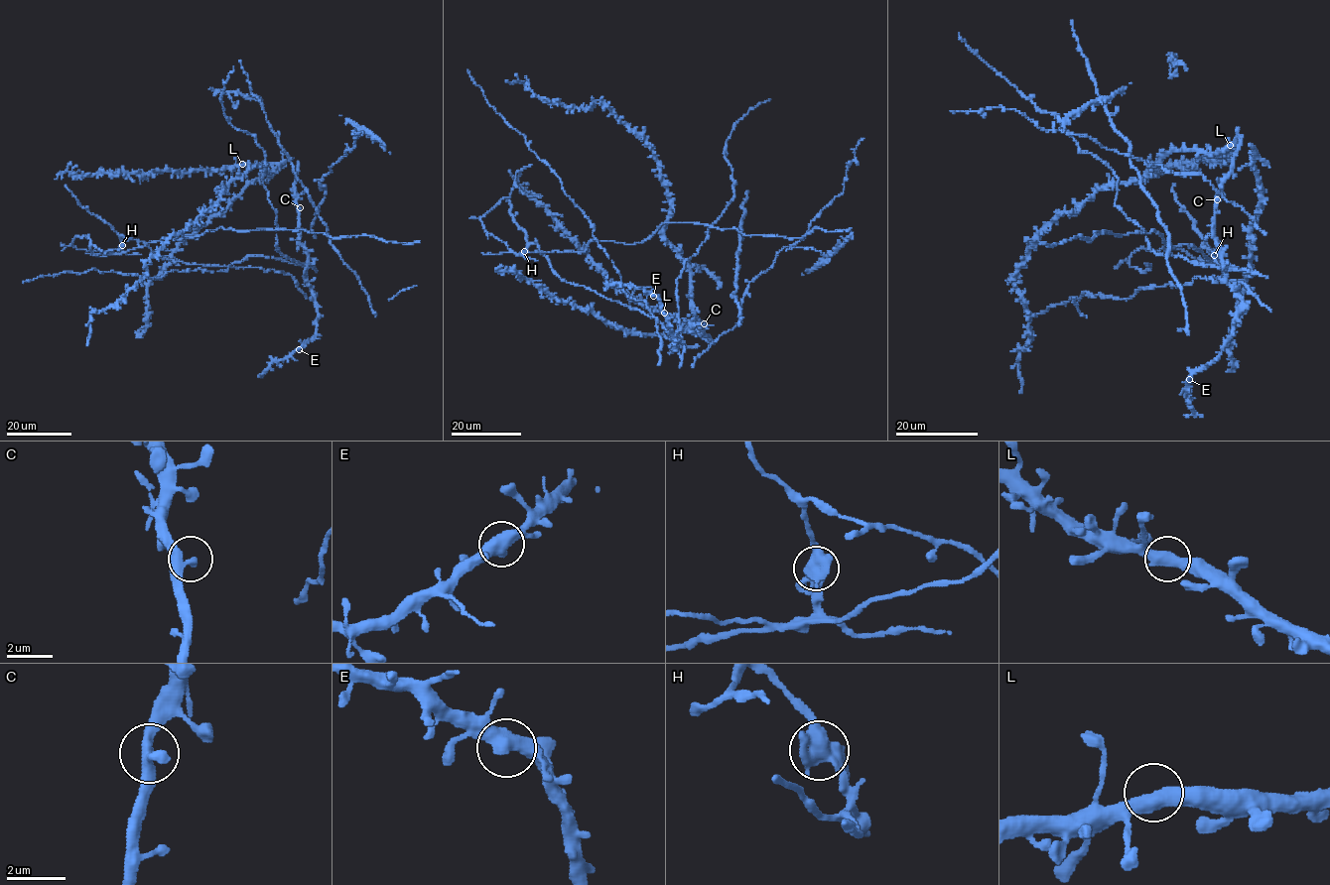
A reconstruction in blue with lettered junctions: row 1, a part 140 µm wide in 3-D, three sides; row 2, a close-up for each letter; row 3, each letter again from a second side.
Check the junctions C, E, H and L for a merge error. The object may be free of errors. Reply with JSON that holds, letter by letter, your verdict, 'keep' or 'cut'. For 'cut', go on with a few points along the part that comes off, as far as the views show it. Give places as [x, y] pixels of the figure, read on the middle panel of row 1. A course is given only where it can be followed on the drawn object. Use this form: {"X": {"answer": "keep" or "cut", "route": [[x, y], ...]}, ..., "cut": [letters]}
{"C": {"answer": "keep"}, "E": {"answer": "keep"}, "H": {"answer": "cut"}, "L": {"answer": "keep"}, "cut": ["H"]}

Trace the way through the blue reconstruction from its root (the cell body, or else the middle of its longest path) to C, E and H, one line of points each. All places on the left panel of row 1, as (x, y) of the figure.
C: (267, 258), (313, 267), (306, 264), (309, 252), (300, 241), (300, 207)
E: (267, 258), (313, 266), (306, 264), (307, 258), (305, 276), (312, 290), (317, 313), (316, 333), (299, 349)
H: (267, 258), (247, 256), (228, 266), (203, 266), (165, 259), (142, 241), (121, 235), (121, 245)

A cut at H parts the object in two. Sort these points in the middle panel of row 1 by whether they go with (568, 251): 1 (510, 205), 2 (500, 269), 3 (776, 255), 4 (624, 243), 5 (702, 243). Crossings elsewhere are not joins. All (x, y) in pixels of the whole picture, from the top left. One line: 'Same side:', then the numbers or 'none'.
Same side: 4

